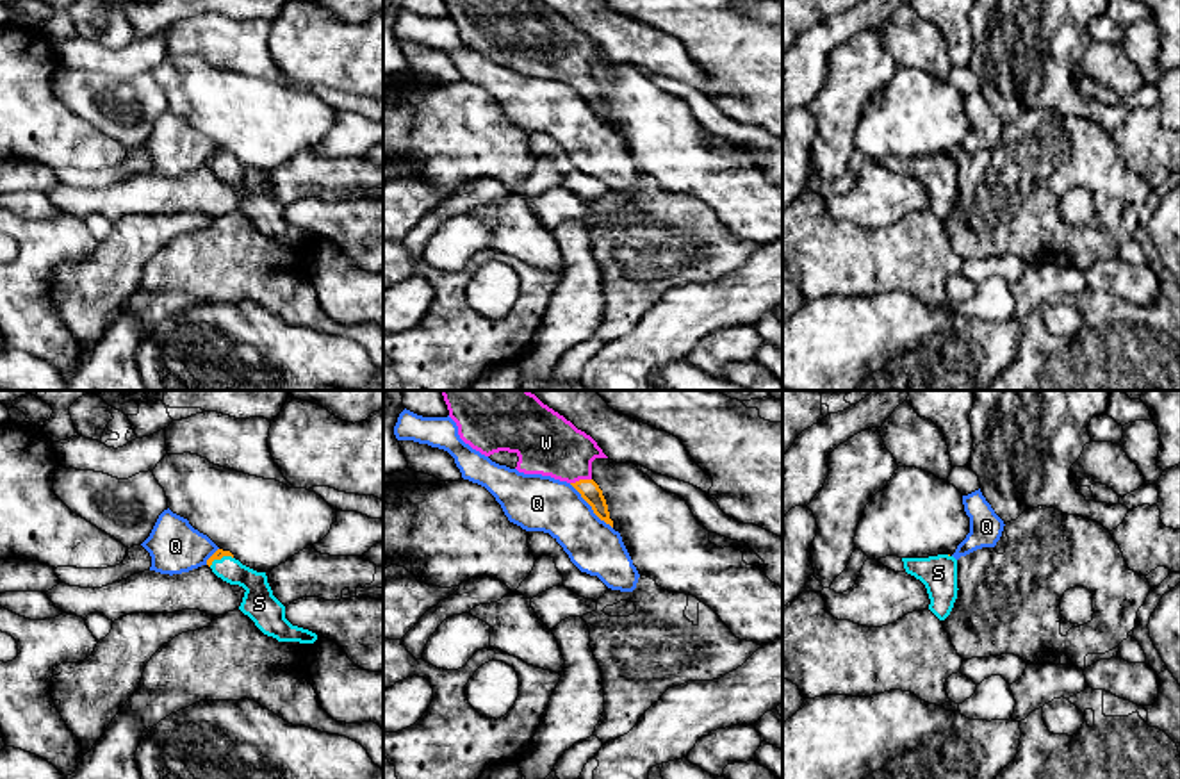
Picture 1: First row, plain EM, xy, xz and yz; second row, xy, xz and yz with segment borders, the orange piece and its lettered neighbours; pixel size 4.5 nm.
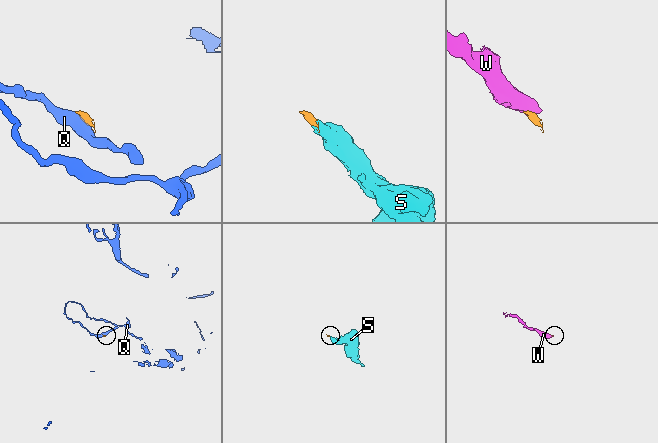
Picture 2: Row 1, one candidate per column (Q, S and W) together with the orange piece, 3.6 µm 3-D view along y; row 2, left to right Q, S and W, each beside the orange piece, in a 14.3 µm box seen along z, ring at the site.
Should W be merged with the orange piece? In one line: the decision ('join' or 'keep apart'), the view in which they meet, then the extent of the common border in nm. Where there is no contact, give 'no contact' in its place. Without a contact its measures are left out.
join; contact in xz; length 100 nm

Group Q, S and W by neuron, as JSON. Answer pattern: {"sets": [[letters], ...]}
{"sets": [["Q"], ["S", "W"]]}

